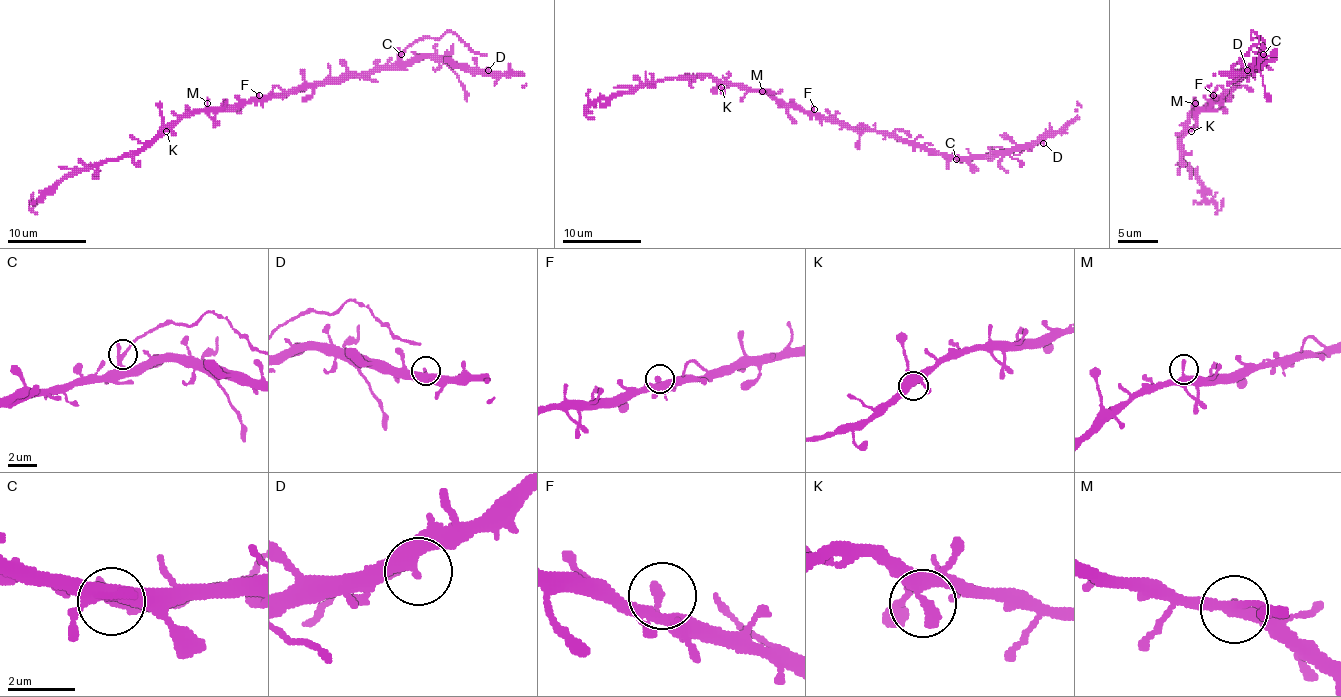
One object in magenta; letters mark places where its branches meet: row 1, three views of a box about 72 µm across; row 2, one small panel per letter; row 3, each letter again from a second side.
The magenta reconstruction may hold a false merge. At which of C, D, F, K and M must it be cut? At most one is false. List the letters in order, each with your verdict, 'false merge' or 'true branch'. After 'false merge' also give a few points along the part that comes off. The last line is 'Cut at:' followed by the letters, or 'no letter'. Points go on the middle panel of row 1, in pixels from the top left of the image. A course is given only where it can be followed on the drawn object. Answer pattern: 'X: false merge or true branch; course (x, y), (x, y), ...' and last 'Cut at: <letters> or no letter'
C: false merge; course (956, 159), (970, 161), (996, 147), (1018, 155), (1030, 143), (1041, 141)
D: true branch
F: true branch
K: true branch
M: true branch
Cut at: C

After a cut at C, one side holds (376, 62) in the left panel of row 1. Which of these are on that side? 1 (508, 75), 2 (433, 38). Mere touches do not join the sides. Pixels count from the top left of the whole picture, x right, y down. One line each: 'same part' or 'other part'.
1: same part
2: other part

